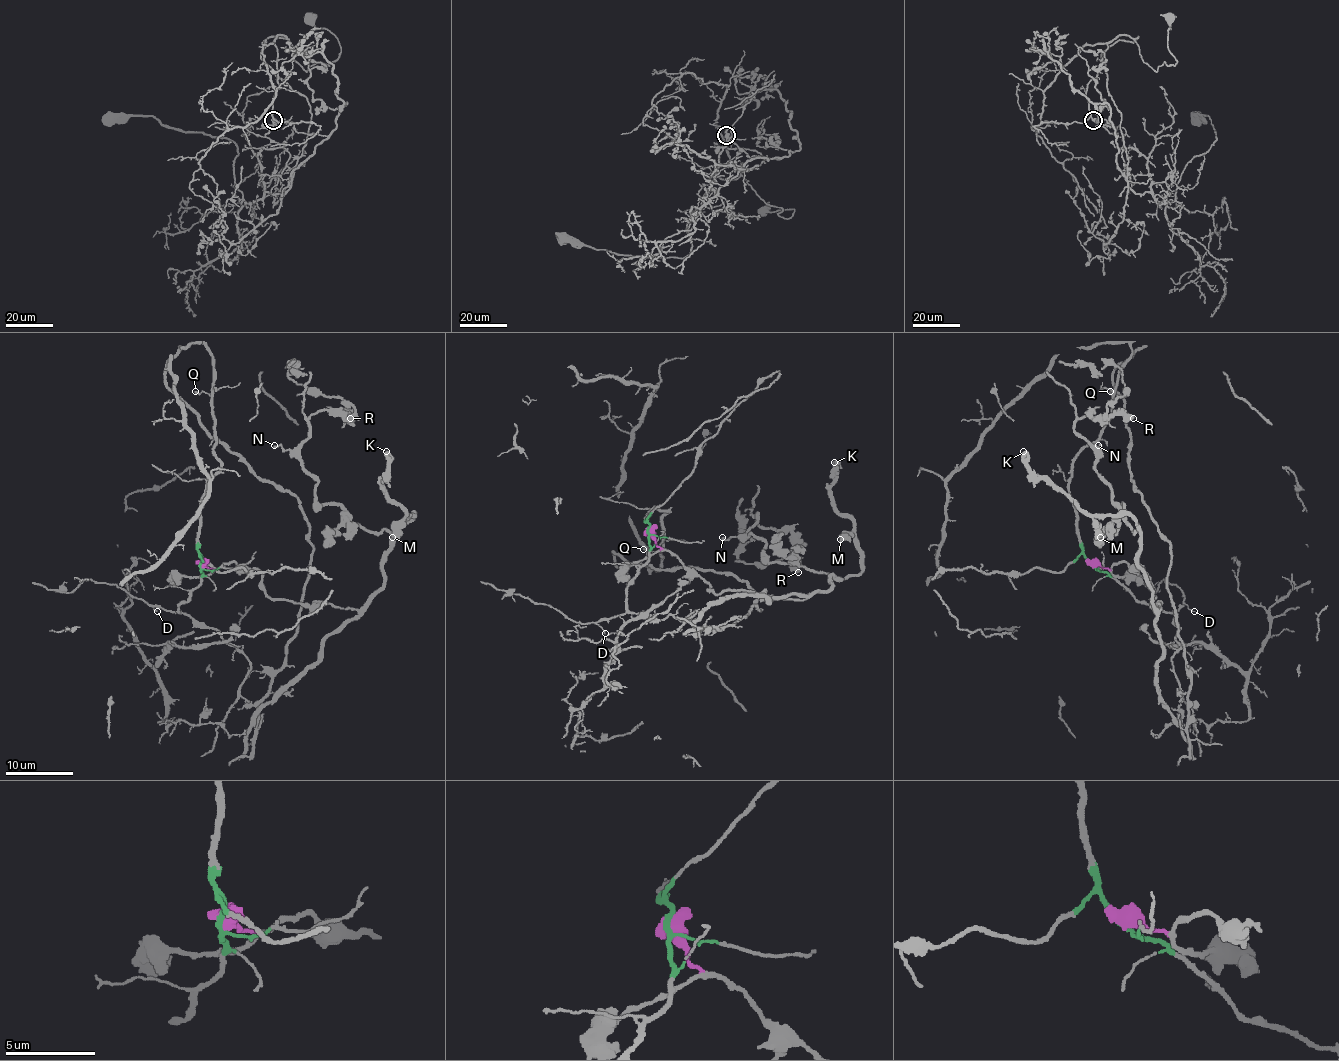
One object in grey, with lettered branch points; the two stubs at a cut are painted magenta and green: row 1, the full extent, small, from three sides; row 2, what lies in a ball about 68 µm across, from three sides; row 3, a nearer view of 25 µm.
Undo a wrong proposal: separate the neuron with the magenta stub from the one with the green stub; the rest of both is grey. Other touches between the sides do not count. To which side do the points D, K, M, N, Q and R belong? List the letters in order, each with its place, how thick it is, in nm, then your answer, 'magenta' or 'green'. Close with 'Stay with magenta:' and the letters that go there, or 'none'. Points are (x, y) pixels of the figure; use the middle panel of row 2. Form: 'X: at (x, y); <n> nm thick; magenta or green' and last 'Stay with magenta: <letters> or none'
D: at (605, 633); 110 nm thick; green
K: at (834, 462); 500 nm thick; magenta
M: at (840, 539); 550 nm thick; magenta
N: at (722, 537); 200 nm thick; magenta
Q: at (643, 549); 160 nm thick; green
R: at (798, 572); 550 nm thick; magenta
Stay with magenta: K, M, N, R

